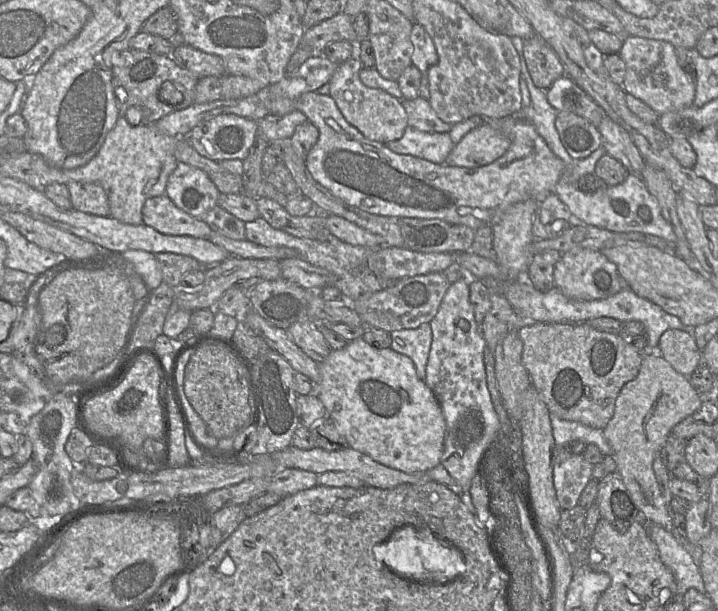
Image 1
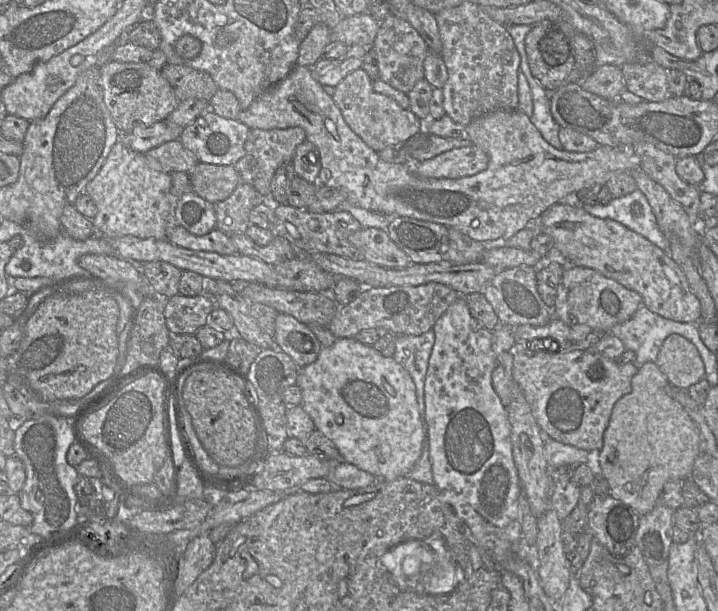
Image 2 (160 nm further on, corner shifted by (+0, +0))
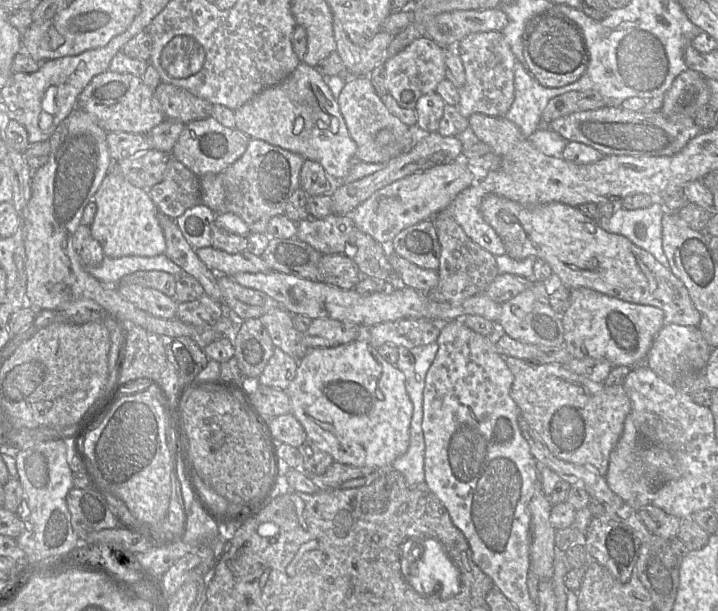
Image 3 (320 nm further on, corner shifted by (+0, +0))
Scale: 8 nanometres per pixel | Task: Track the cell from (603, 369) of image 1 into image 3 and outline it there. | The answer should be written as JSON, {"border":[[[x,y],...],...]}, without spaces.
{"border":[[[514,357],[505,359],[514,376],[510,394],[519,408],[520,416],[529,423],[549,451],[561,460],[584,465],[605,477],[610,453],[622,434],[626,417],[631,412],[631,402],[623,385],[608,386],[604,382],[593,382],[562,364],[534,364]]]}

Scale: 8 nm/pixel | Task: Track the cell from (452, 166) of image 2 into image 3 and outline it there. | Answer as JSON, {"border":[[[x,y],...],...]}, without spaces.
{"border":[[[463,158],[449,164],[433,166],[377,190],[350,215],[360,231],[369,234],[380,244],[389,246],[394,237],[403,229],[433,219],[439,212],[445,210],[473,181],[474,174],[468,168],[468,162]]]}

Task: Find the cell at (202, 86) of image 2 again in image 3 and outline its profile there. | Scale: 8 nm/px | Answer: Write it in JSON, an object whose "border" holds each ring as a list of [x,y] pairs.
{"border":[[[160,82],[154,95],[166,119],[188,124],[211,115],[213,104],[181,87]]]}

